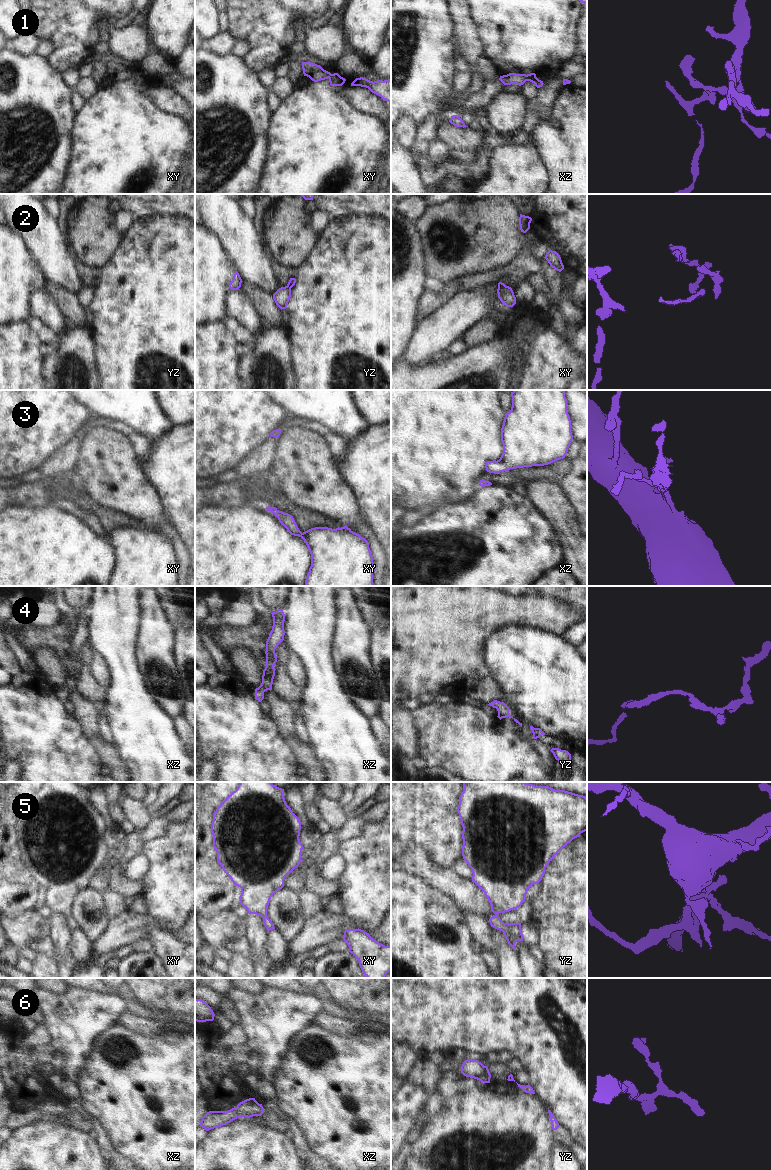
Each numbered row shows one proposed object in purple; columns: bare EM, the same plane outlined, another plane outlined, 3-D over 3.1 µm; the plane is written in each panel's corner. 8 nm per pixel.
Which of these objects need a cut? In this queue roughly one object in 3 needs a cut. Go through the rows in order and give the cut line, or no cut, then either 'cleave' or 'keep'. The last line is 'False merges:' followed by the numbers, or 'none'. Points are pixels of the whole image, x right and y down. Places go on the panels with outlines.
1: cut none; keep
2: cut yz (287, 285), (290, 288); cleave
3: cut none; keep
4: cut none; keep
5: cut none; keep
6: cut none; keep
False merges: 2

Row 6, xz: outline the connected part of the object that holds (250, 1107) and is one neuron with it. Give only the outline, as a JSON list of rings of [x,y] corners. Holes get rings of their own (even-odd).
[[[249,1098],[240,1102],[236,1108],[228,1111],[209,1111],[200,1122],[200,1126],[206,1131],[221,1127],[230,1123],[239,1117],[261,1116],[264,1113],[262,1104],[259,1104],[255,1098]]]

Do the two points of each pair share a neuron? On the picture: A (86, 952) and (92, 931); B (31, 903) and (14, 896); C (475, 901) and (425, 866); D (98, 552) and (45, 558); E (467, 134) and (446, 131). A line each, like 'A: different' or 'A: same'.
A: different
B: same
C: same
D: same
E: same

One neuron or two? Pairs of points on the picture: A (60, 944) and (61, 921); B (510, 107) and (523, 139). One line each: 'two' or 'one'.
A: one
B: two

